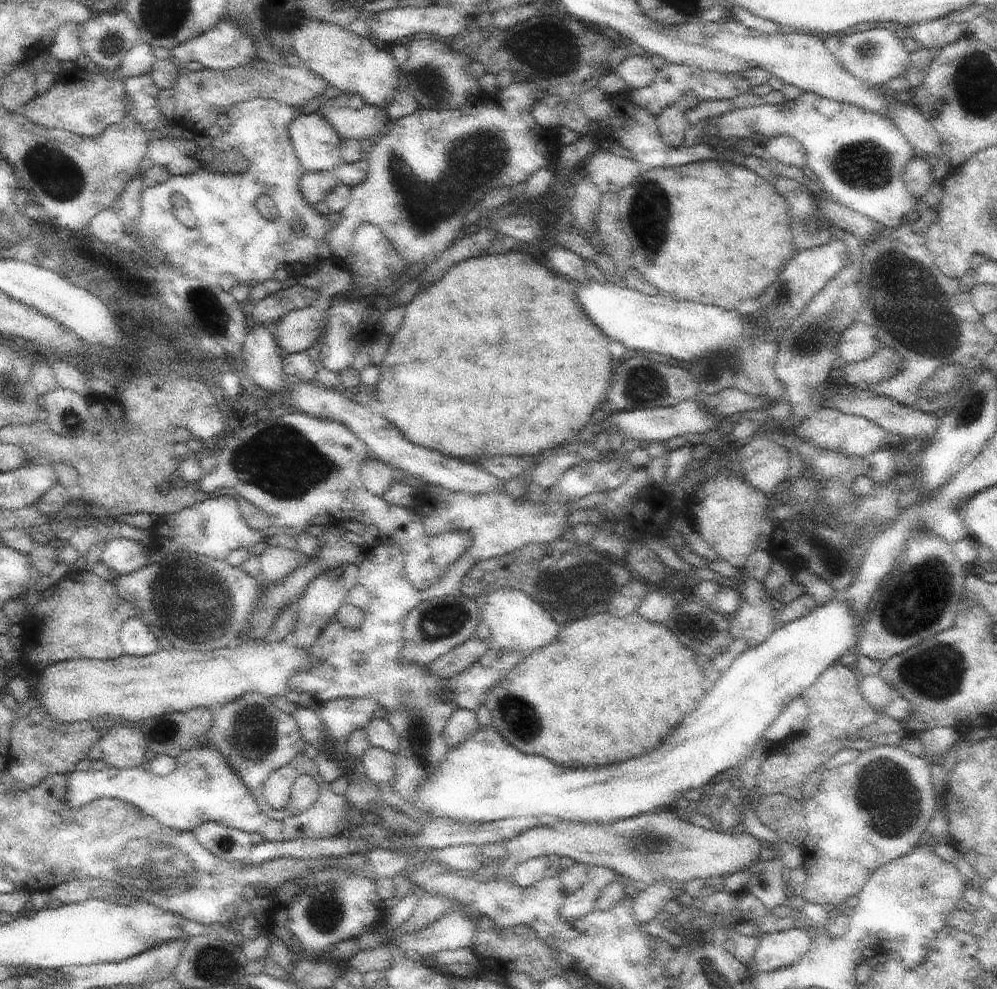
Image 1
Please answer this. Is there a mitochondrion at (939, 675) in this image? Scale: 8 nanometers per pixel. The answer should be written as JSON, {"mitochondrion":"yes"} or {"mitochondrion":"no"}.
{"mitochondrion":"yes"}

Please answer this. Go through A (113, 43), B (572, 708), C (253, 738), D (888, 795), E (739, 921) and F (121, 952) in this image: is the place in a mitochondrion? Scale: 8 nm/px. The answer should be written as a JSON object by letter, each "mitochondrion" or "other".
{"A":"mitochondrion","B":"other","C":"mitochondrion","D":"mitochondrion","E":"other","F":"other"}

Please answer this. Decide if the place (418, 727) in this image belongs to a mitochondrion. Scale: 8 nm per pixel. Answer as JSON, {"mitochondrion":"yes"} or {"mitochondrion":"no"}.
{"mitochondrion":"yes"}

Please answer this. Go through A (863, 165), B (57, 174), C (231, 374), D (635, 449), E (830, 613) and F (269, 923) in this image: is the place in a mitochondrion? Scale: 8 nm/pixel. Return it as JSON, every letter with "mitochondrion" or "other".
{"A":"mitochondrion","B":"mitochondrion","C":"other","D":"other","E":"other","F":"other"}

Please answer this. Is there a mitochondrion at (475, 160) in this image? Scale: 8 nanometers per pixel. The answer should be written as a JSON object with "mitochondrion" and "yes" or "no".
{"mitochondrion":"yes"}

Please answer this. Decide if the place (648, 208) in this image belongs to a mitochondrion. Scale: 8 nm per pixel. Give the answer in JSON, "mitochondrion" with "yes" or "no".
{"mitochondrion":"yes"}

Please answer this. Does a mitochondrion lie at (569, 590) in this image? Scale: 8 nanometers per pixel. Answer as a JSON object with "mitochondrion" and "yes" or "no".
{"mitochondrion":"yes"}

